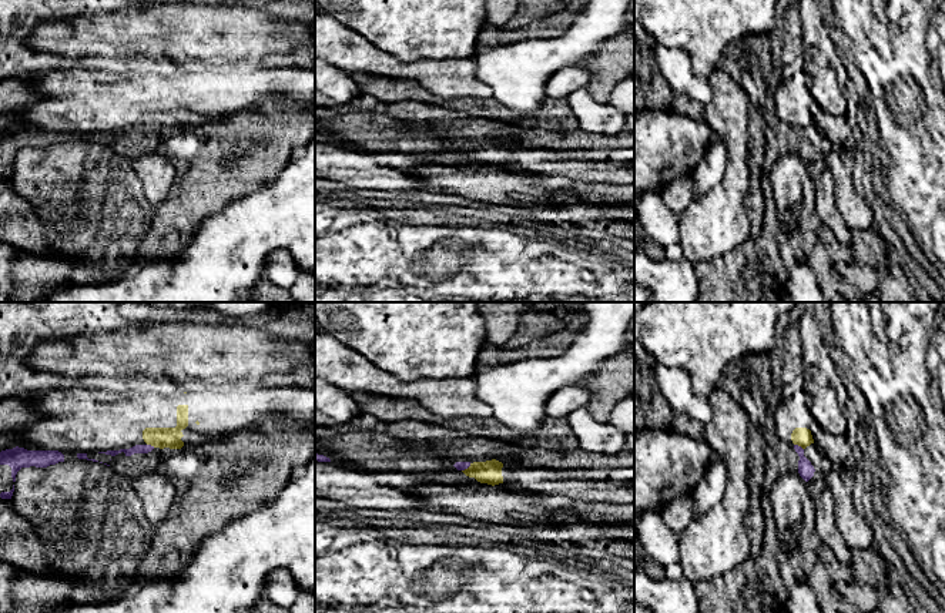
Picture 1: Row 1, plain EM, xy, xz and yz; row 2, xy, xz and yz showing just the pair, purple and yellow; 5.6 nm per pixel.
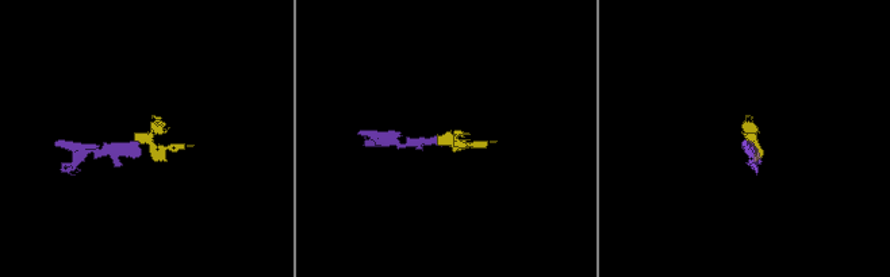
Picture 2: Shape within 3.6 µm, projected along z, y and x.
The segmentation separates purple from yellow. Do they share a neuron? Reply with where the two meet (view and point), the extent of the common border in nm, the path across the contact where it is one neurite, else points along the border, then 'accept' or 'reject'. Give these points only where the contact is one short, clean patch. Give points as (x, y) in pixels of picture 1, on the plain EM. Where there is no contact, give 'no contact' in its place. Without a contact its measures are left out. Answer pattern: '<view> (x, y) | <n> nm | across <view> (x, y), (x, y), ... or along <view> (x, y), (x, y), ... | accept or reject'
yz (797, 126) | 70 nm | along yz (794, 124), (803, 130) | reject

